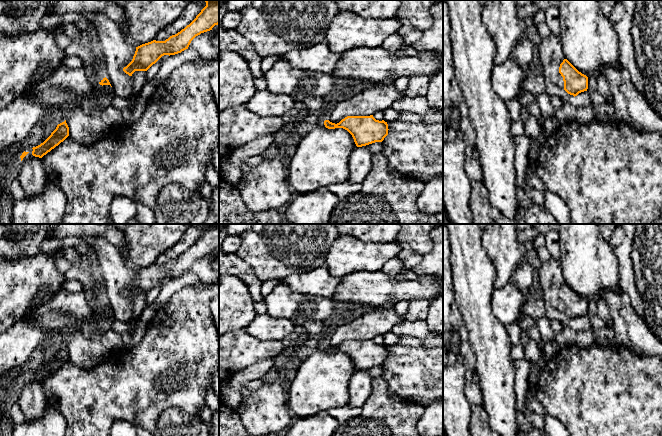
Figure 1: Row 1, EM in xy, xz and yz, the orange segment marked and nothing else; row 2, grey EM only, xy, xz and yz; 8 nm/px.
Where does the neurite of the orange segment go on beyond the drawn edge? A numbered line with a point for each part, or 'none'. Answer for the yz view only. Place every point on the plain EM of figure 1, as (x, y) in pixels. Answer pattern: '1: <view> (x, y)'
none

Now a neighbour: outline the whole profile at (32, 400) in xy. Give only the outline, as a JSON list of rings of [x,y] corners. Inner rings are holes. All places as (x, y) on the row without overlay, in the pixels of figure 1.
[[[24,368],[24,375],[28,378],[23,382],[18,404],[25,417],[25,421],[33,421],[42,417],[45,409],[45,392],[42,382],[32,379],[32,371]]]

